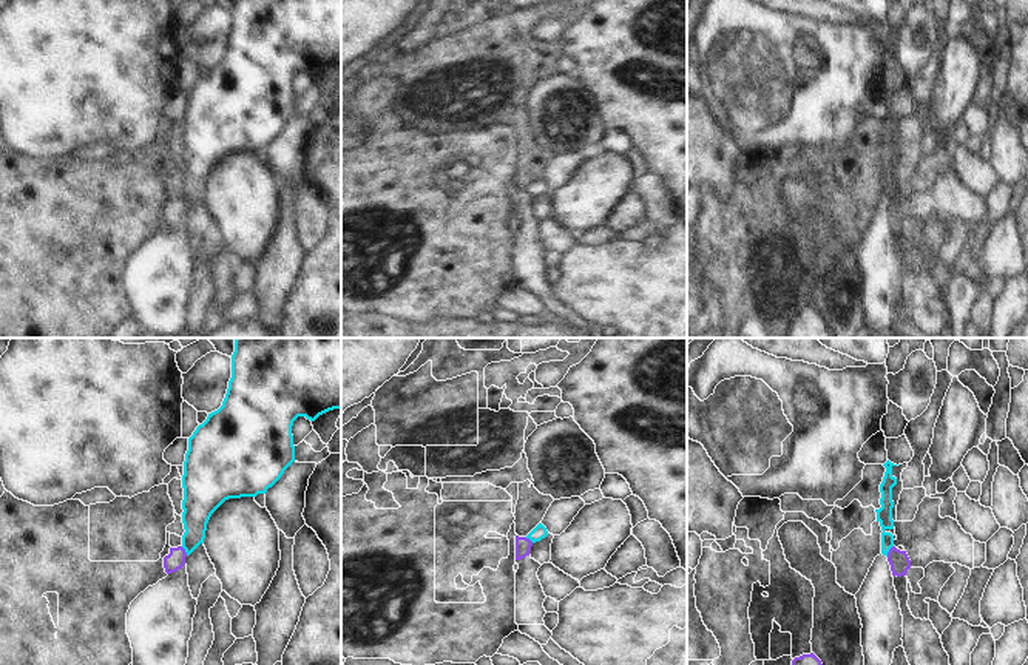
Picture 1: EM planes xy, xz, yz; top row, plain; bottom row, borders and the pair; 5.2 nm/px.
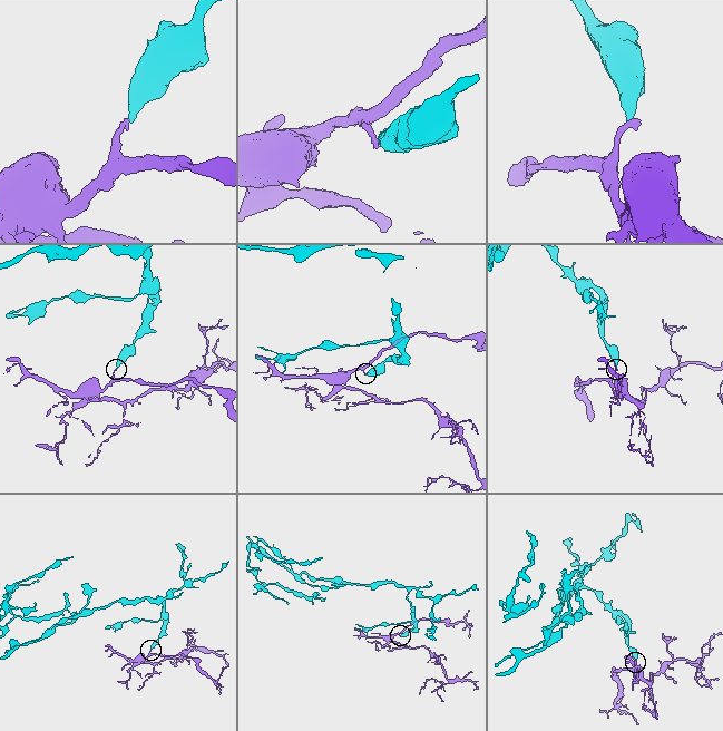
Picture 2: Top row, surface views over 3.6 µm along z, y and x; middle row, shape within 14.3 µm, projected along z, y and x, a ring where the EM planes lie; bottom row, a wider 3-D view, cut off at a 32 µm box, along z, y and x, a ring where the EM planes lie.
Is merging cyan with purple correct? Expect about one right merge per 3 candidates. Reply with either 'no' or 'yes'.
no

